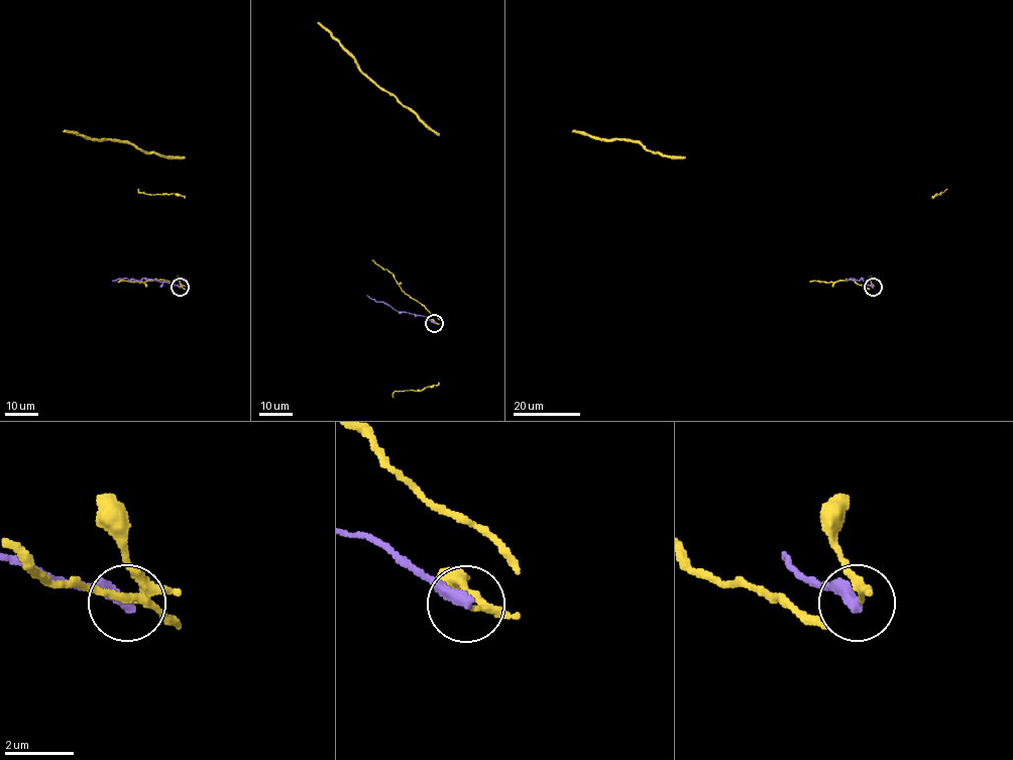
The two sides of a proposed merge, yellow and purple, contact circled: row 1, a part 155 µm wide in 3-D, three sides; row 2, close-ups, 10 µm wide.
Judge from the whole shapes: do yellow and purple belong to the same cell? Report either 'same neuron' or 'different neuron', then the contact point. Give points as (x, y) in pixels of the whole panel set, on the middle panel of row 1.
different neuron; at (434, 323)

